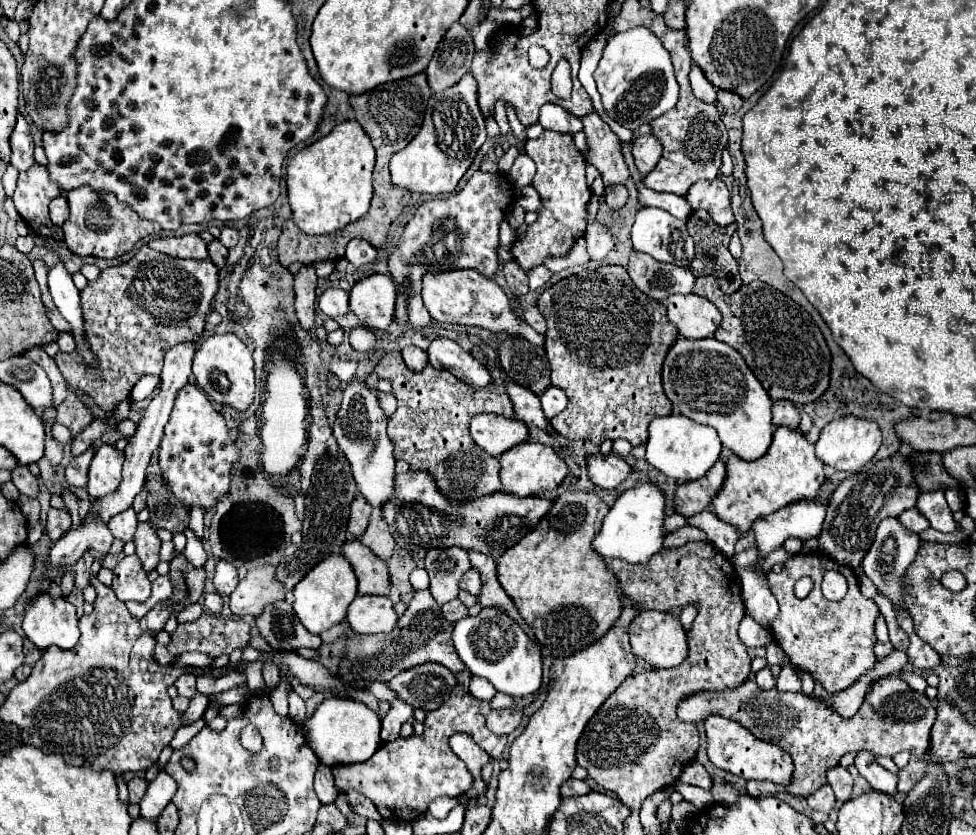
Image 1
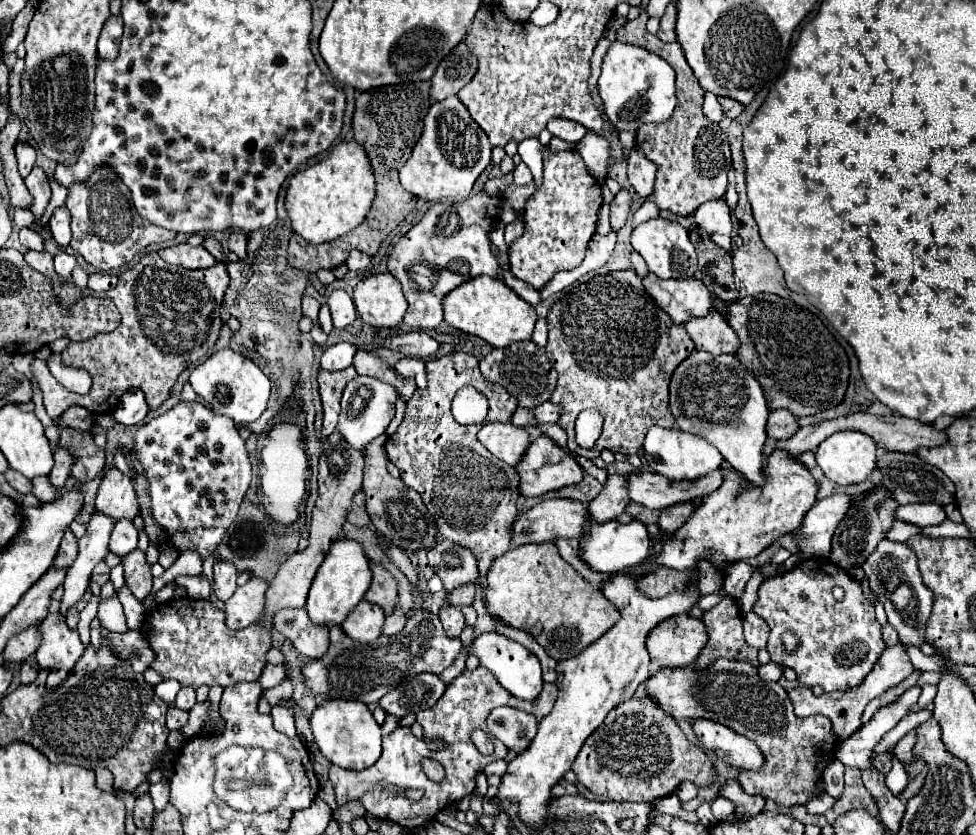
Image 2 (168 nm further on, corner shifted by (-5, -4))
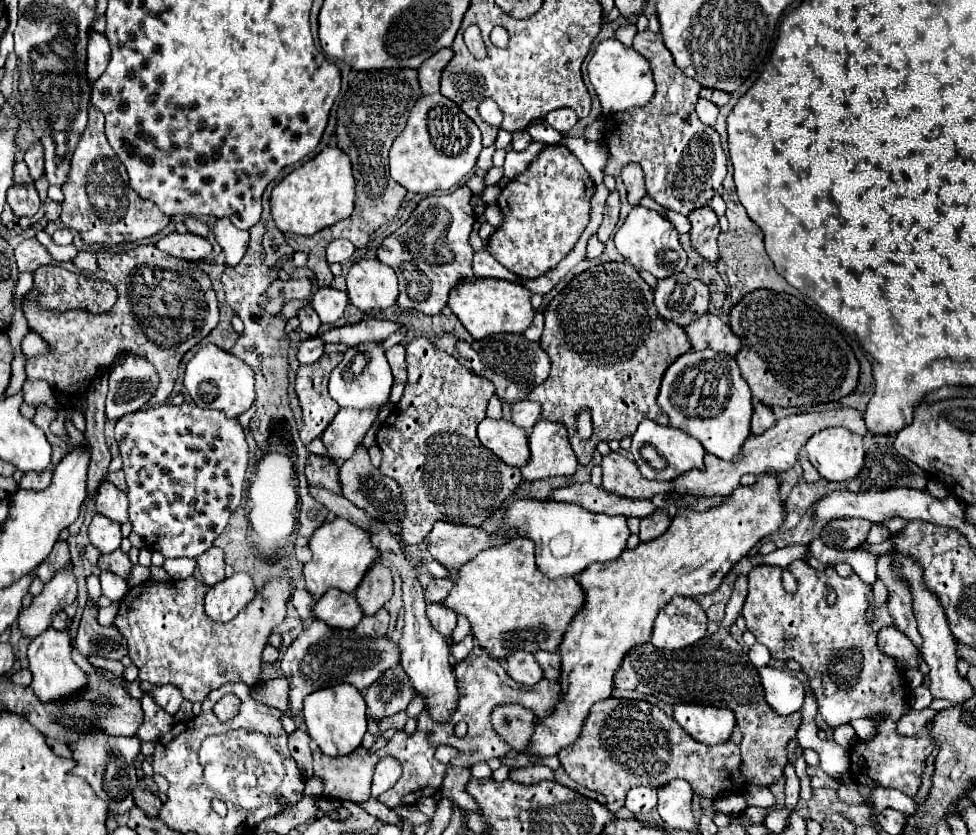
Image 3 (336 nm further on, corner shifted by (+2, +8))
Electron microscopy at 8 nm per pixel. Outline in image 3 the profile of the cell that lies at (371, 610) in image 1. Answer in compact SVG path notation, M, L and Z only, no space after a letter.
M328 589L312 607L314 619L320 619L336 629L354 629L362 615L354 595L342 593L340 589Z

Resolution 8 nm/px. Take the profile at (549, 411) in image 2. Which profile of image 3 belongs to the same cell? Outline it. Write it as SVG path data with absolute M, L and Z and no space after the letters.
M528 399L518 401L512 405L512 423L522 429L532 429L534 423L540 419L540 405Z

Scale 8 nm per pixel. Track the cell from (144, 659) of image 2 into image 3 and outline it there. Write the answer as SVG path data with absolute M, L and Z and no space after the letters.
M92 603L86 605L86 609L82 611L82 619L80 619L76 637L72 639L72 647L78 649L86 659L90 655L98 655L104 659L120 661L128 653L126 651L128 645L112 625L108 625L108 627L98 625L96 611L98 611L96 605L92 605Z

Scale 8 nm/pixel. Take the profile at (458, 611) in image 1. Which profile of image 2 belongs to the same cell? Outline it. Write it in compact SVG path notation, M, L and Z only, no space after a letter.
M445 605L439 611L439 619L443 623L447 637L459 637L461 635L461 631L465 627L465 619L463 619L463 613L459 609L455 609L453 605Z

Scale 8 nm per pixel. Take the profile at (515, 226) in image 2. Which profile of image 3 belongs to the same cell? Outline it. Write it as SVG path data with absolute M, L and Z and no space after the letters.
M497 205L488 206L484 211L487 222L496 229L502 225L503 215Z

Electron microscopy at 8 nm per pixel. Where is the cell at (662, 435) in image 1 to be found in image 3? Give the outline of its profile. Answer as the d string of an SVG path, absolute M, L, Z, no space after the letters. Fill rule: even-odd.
M646 419L646 421L642 421L642 423L638 425L636 433L632 435L630 453L634 455L634 463L638 465L642 477L646 477L646 479L656 479L656 481L674 481L676 477L680 477L680 475L684 475L684 473L688 473L688 471L692 471L692 469L700 469L700 471L702 471L702 469L704 469L704 453L706 453L706 451L704 451L704 447L702 447L694 437L690 437L688 433L682 433L680 429L674 429L674 427L662 427L662 425L658 425L658 423ZM644 445L652 445L652 447L666 459L666 467L664 467L662 471L652 469L652 467L642 459L640 449L642 449Z

